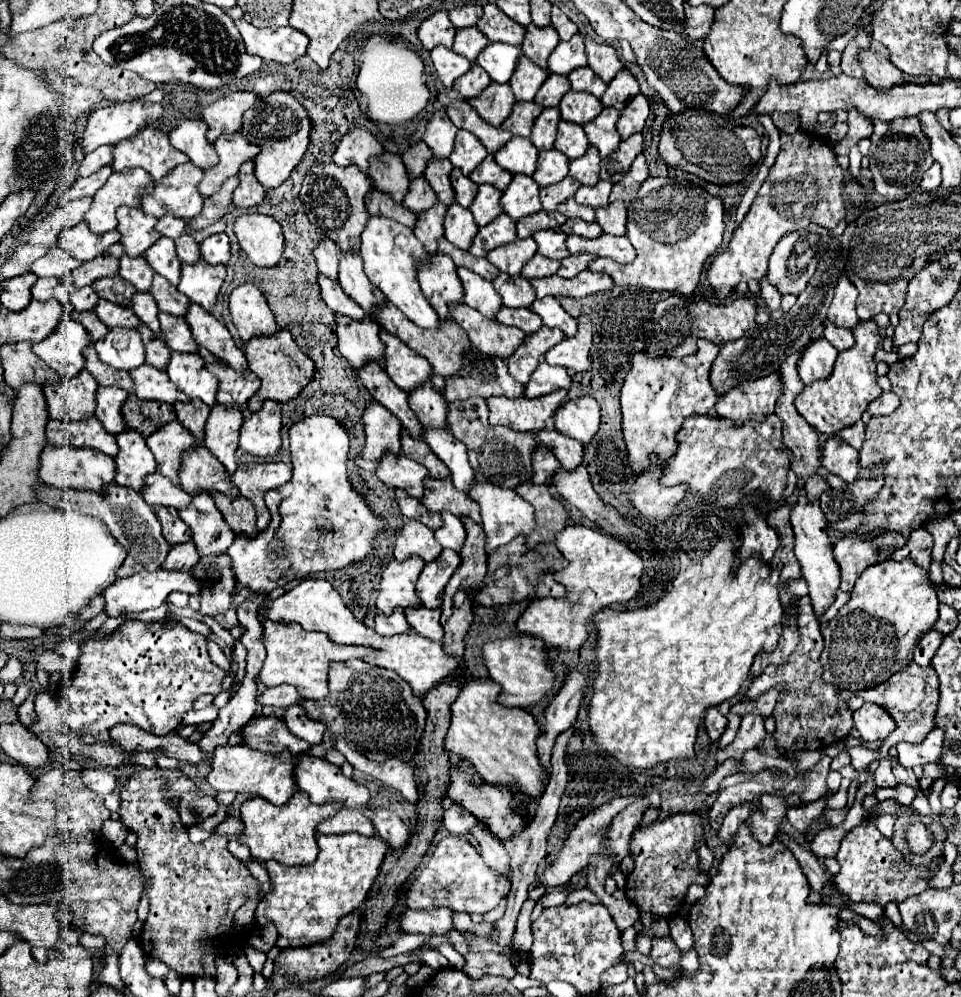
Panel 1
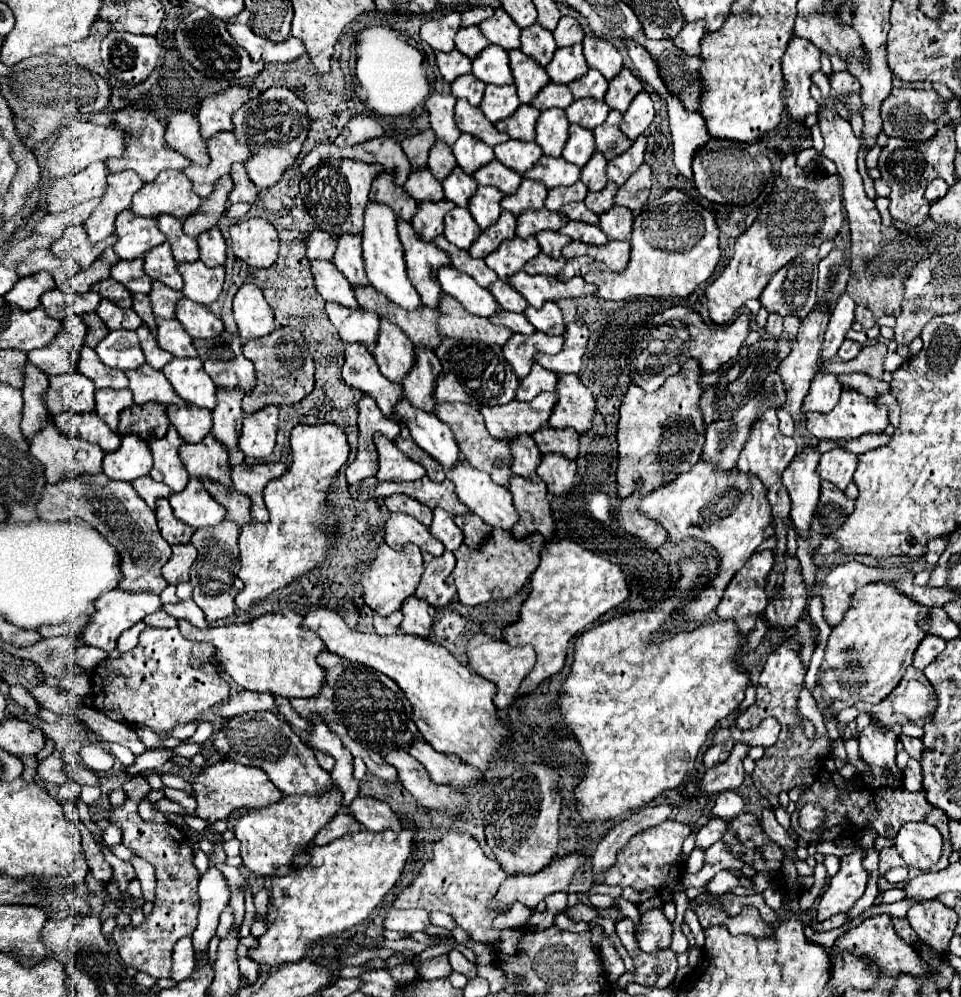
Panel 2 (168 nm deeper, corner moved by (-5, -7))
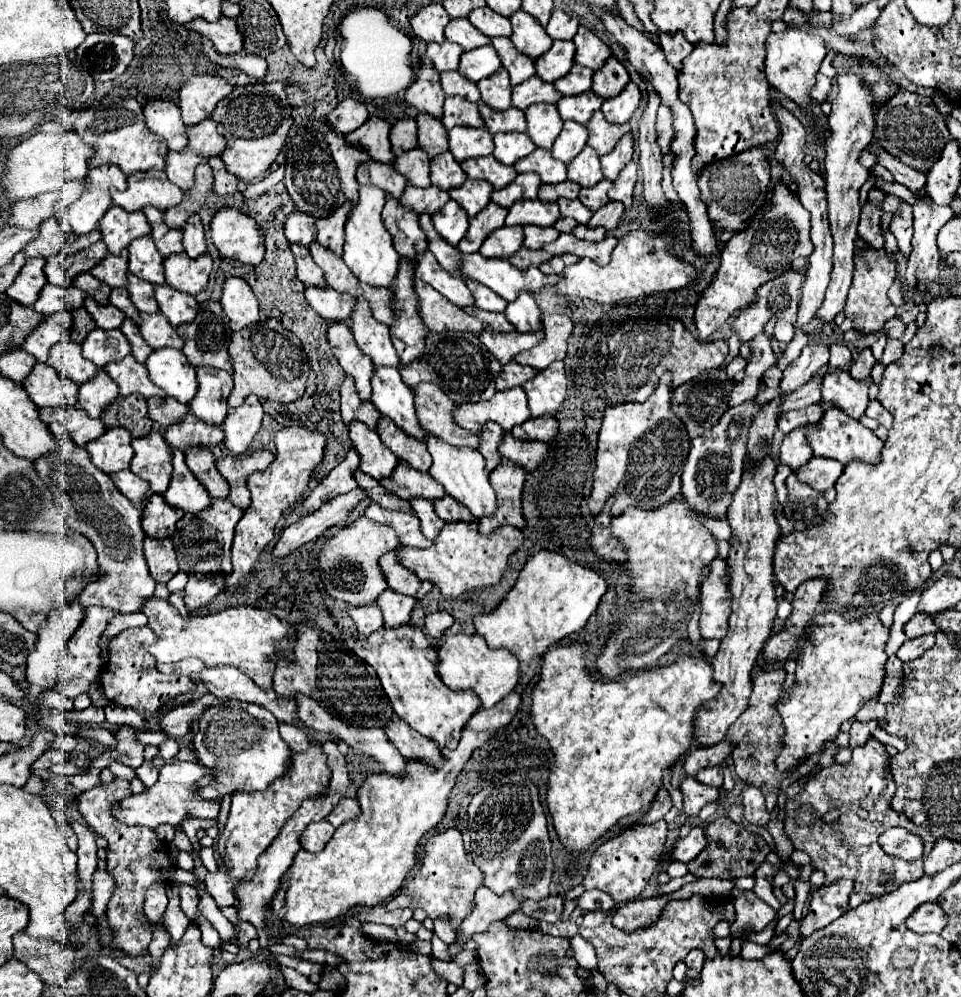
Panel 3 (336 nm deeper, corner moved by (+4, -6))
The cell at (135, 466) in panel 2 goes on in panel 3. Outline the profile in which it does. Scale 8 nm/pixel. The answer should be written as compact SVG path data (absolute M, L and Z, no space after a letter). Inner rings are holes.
M114 427L114 429L108 429L100 439L94 439L92 443L88 443L86 451L90 453L92 463L100 471L112 475L116 471L130 467L130 461L134 457L134 449L130 441L132 441L130 431Z

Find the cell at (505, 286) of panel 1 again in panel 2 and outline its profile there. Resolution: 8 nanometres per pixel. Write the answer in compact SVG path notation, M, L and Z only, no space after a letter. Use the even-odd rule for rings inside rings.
M497 280L493 282L489 288L487 288L493 298L497 300L497 304L503 308L503 310L509 310L509 312L523 312L527 308L527 302L521 294L517 294L507 282L503 280Z

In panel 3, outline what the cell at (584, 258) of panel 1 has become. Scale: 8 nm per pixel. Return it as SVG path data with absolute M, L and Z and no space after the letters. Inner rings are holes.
M558 255L558 257L552 257L548 263L540 265L540 269L548 275L560 275L564 271L564 267L574 265L578 261L580 261L580 257L576 257L576 255Z

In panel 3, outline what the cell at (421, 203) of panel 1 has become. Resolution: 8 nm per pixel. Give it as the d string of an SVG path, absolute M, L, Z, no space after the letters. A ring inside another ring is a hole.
M412 149L408 155L396 157L394 169L406 177L406 181L414 187L430 187L430 159L420 151Z

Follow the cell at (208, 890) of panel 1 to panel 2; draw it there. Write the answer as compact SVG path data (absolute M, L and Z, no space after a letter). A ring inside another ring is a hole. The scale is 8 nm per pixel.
M133 776L129 782L125 782L123 790L125 790L123 806L111 808L107 818L113 820L113 824L117 824L117 828L121 830L123 844L137 856L145 858L155 868L157 888L151 914L137 928L129 924L121 930L117 926L111 936L117 944L117 950L121 950L121 958L127 966L135 966L137 970L147 972L153 978L169 978L173 944L183 936L191 936L197 926L199 872L193 864L193 846L187 840L187 834L175 824L151 824L139 818L137 804L151 790L143 776Z

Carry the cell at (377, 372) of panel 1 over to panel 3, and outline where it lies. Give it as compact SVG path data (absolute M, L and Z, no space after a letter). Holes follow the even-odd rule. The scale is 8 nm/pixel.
M346 323L330 325L328 327L328 343L330 343L332 353L338 359L340 367L344 369L344 373L354 377L360 399L370 401L370 395L372 395L370 379L372 379L374 367L372 367L372 361L356 347L350 327Z

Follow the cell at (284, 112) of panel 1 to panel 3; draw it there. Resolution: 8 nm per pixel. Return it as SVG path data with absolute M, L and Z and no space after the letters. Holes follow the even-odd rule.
M250 83L244 87L234 87L234 91L222 99L212 113L220 135L226 139L226 149L220 155L226 169L242 181L260 177L286 145L286 137L292 127L290 111L292 109L282 83Z

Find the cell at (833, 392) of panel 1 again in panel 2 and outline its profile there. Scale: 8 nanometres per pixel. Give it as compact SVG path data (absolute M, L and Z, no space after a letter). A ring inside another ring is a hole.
M843 390L837 406L829 414L819 414L819 412L809 412L807 414L807 430L813 438L817 440L853 440L865 434L881 434L885 426L889 424L887 420L887 408L877 406L875 398L867 398L855 390Z

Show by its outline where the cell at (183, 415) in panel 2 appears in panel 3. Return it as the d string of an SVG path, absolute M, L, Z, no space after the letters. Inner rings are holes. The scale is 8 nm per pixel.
M150 397L148 399L148 413L152 421L158 421L162 429L178 423L188 415L190 407L184 403L178 403L172 397Z

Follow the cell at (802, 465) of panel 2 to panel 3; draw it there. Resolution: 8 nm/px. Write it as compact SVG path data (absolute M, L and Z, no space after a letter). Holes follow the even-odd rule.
M800 427L792 433L788 433L782 443L782 449L780 449L780 463L788 465L792 471L796 471L802 465L806 465L810 461L810 457L812 457L812 449L808 447L808 441L806 441L806 429Z

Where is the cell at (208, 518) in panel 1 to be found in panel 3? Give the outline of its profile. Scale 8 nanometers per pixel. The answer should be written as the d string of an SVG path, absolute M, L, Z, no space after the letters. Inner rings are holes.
M172 449L172 481L170 487L164 493L164 499L168 505L182 509L184 513L200 513L208 509L210 499L208 493L204 491L204 485L194 479L192 471L188 471L188 465L184 461L184 453Z

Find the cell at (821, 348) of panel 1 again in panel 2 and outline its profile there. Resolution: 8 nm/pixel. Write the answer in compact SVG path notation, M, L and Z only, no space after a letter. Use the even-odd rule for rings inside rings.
M817 374L809 394L805 396L805 414L807 412L831 412L839 400L841 386L835 374Z

